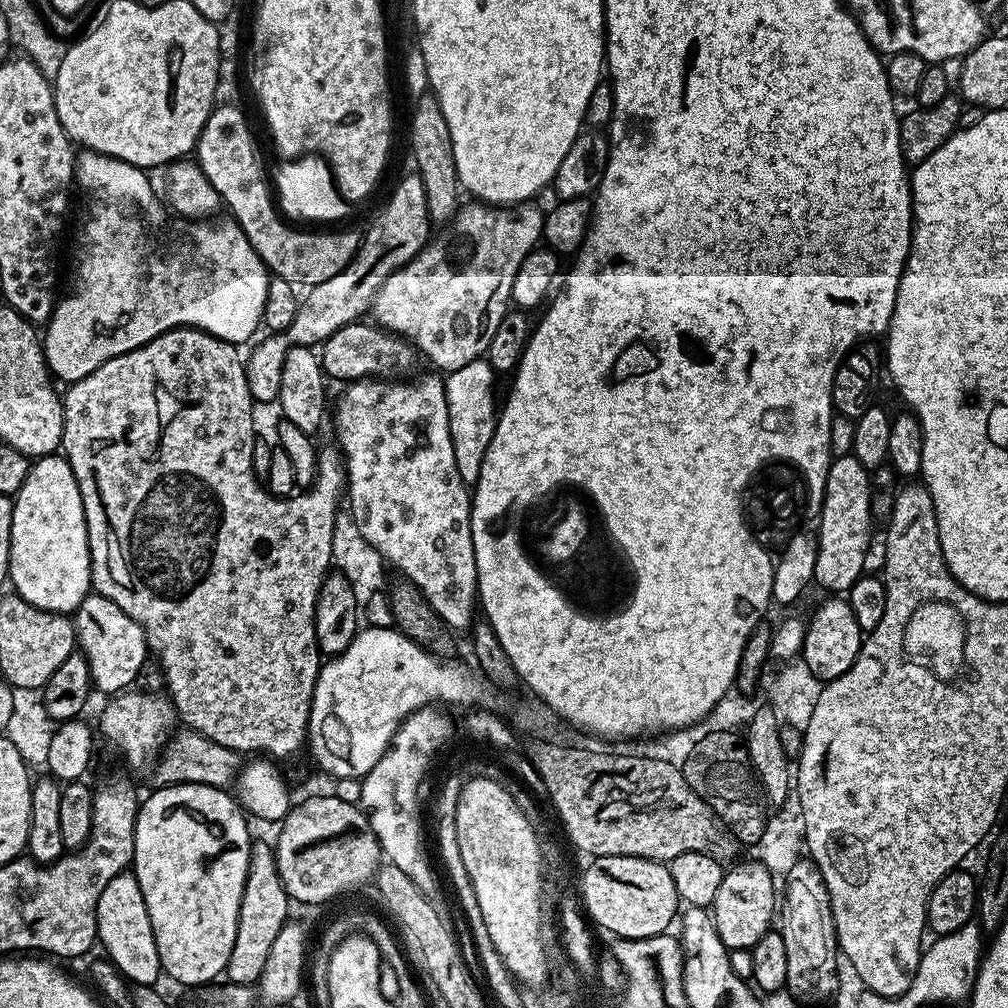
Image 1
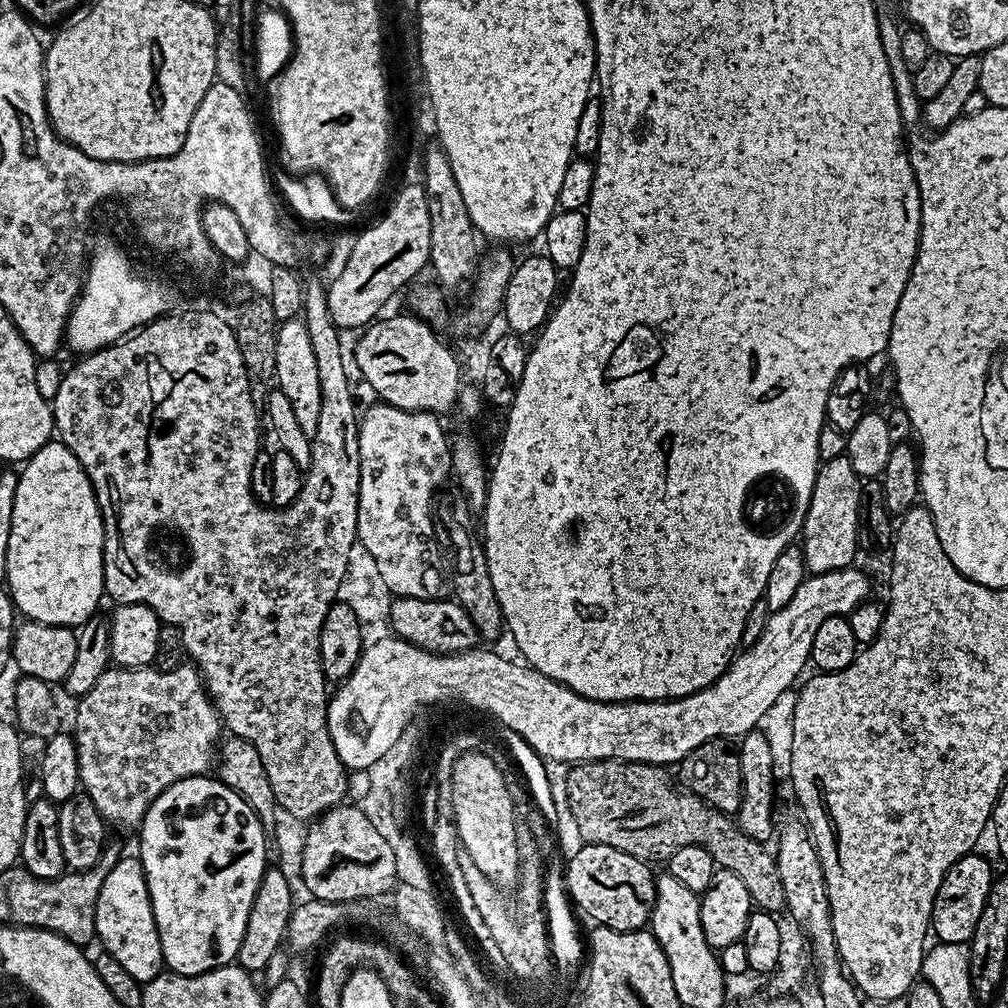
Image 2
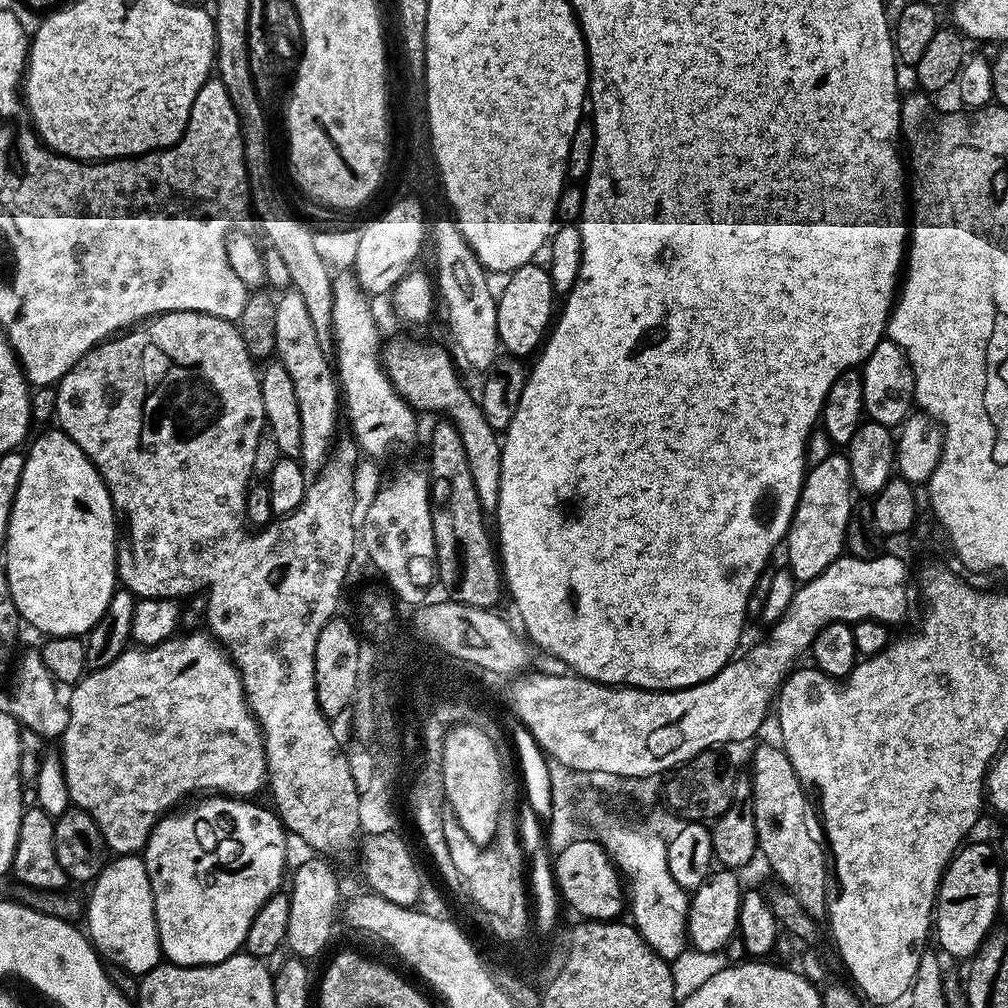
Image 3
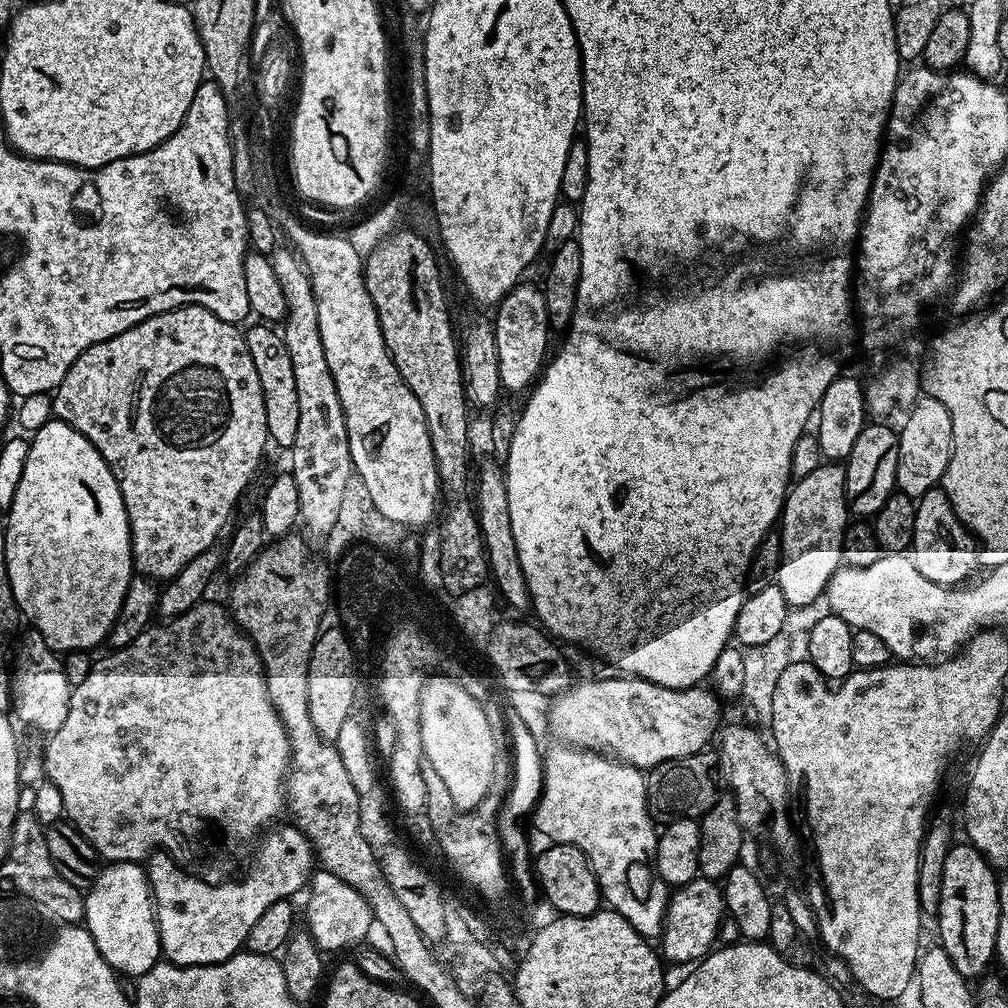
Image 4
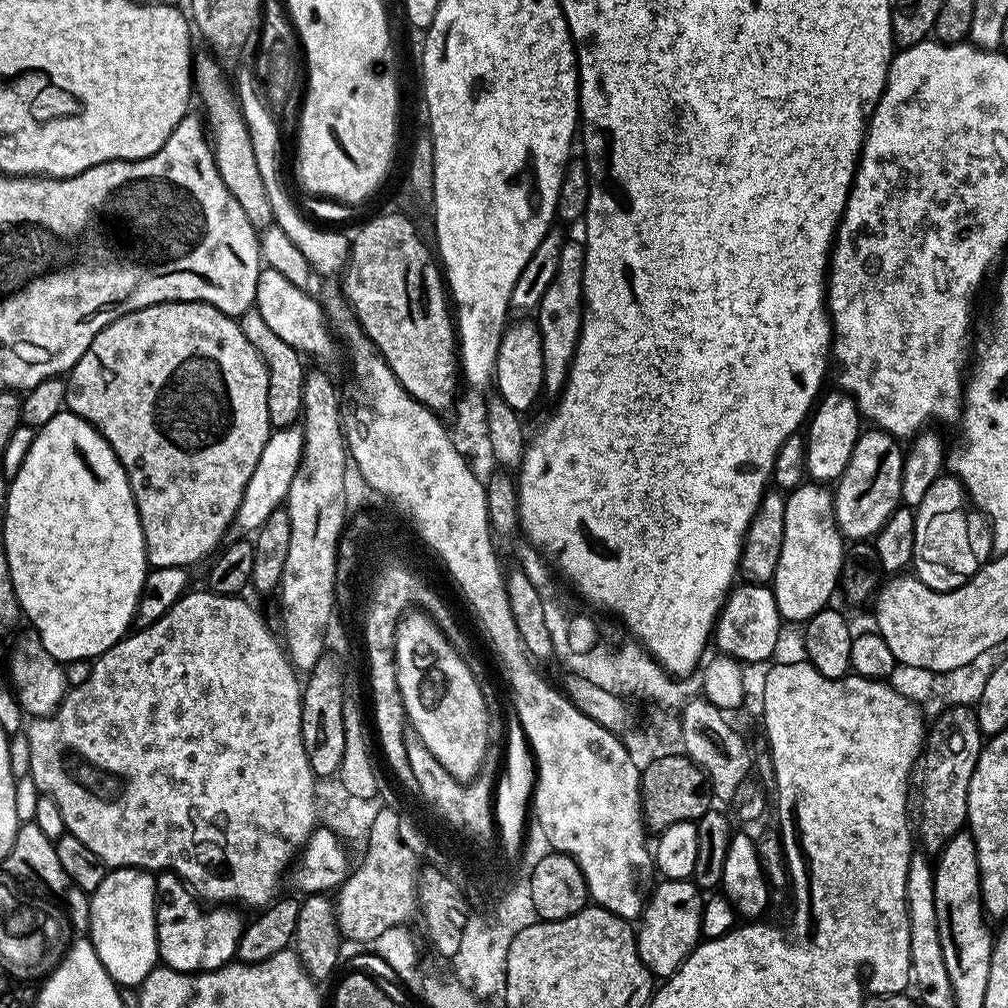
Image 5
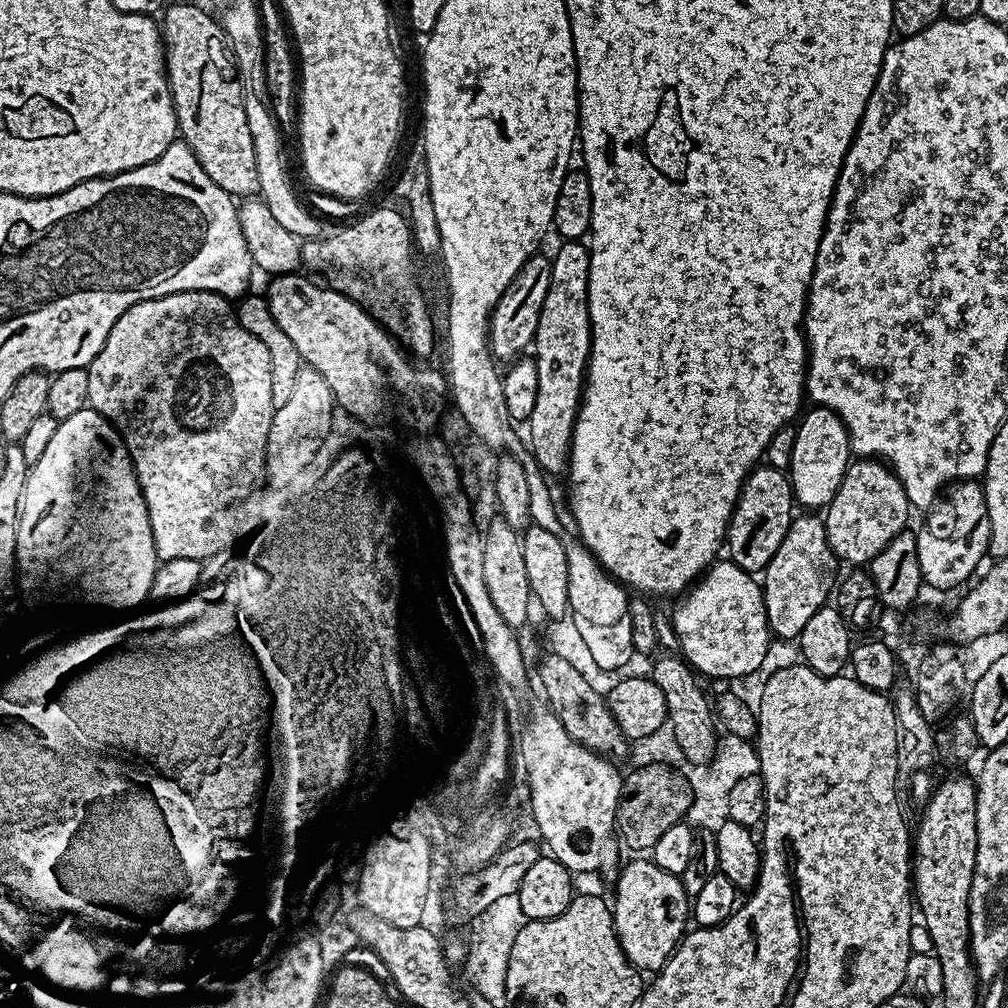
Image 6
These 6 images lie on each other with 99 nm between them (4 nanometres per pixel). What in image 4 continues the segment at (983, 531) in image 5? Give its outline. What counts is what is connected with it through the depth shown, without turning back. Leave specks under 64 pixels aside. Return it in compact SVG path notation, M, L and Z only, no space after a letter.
M941 487L930 488L917 499L910 555L924 578L949 586L963 583L962 580L976 566L976 548L976 538L957 518L948 495Z

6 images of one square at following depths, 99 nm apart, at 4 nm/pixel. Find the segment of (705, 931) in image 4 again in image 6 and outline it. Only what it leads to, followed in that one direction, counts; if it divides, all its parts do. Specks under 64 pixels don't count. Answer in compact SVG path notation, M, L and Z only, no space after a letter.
M650 858L632 860L628 865L625 863L619 878L614 915L622 950L641 973L659 973L684 939L690 924L690 897L684 881L662 870Z

